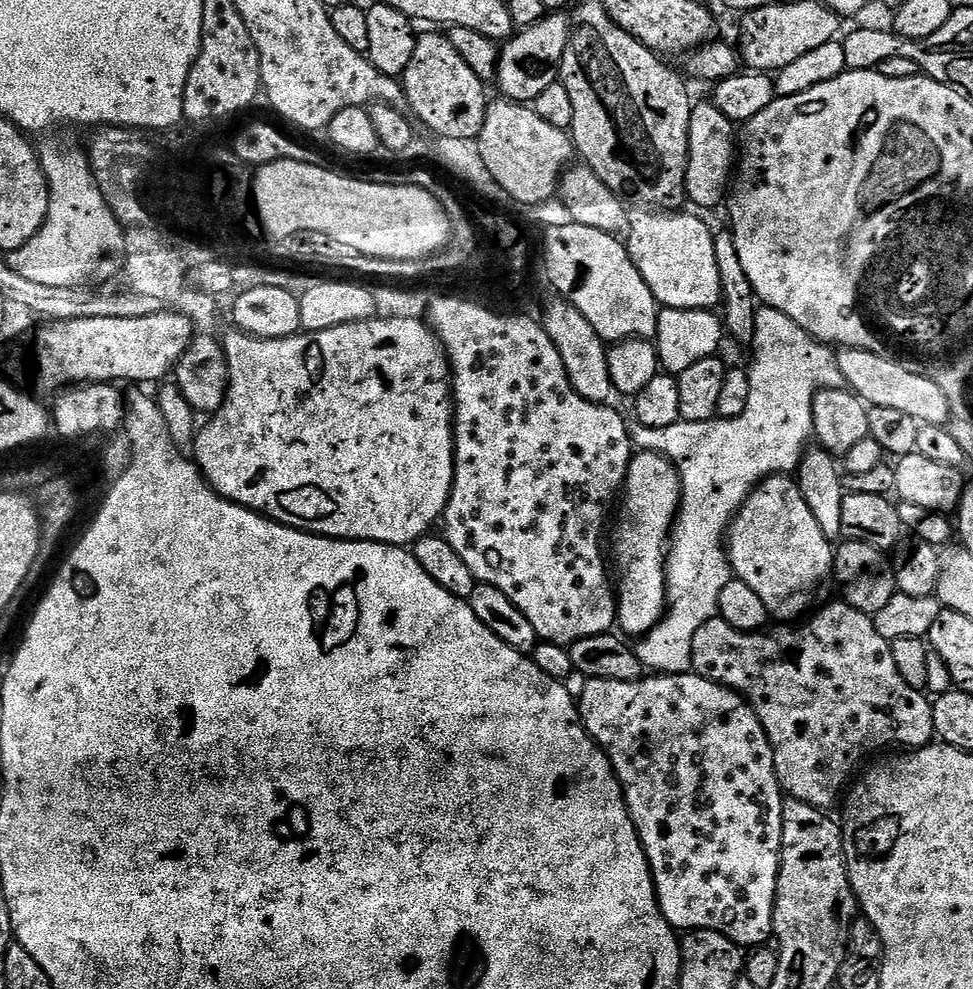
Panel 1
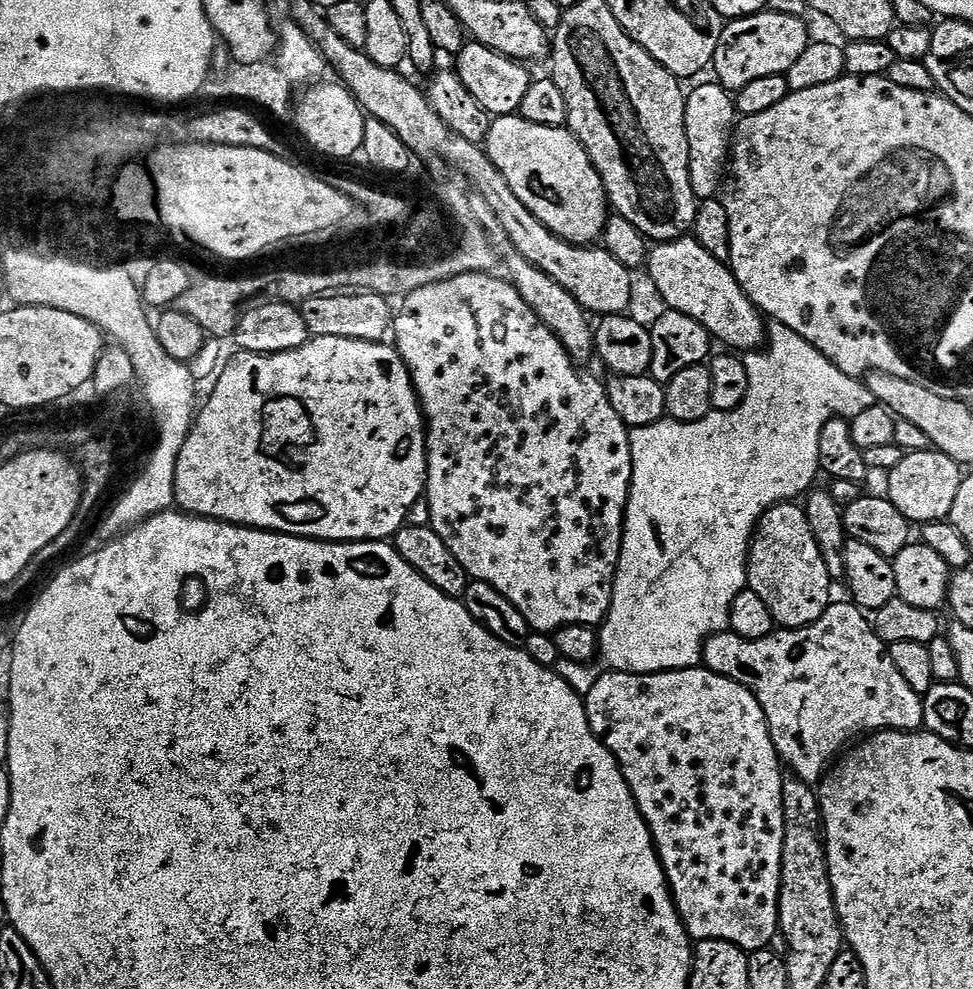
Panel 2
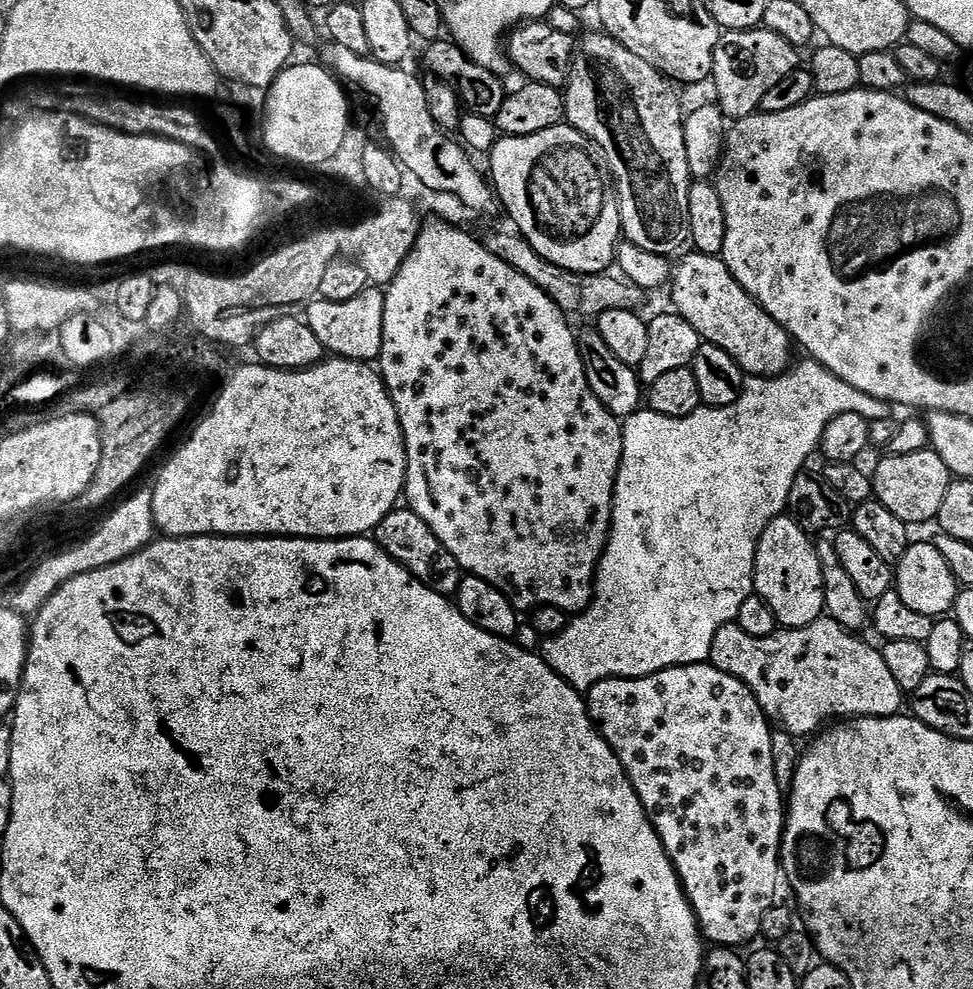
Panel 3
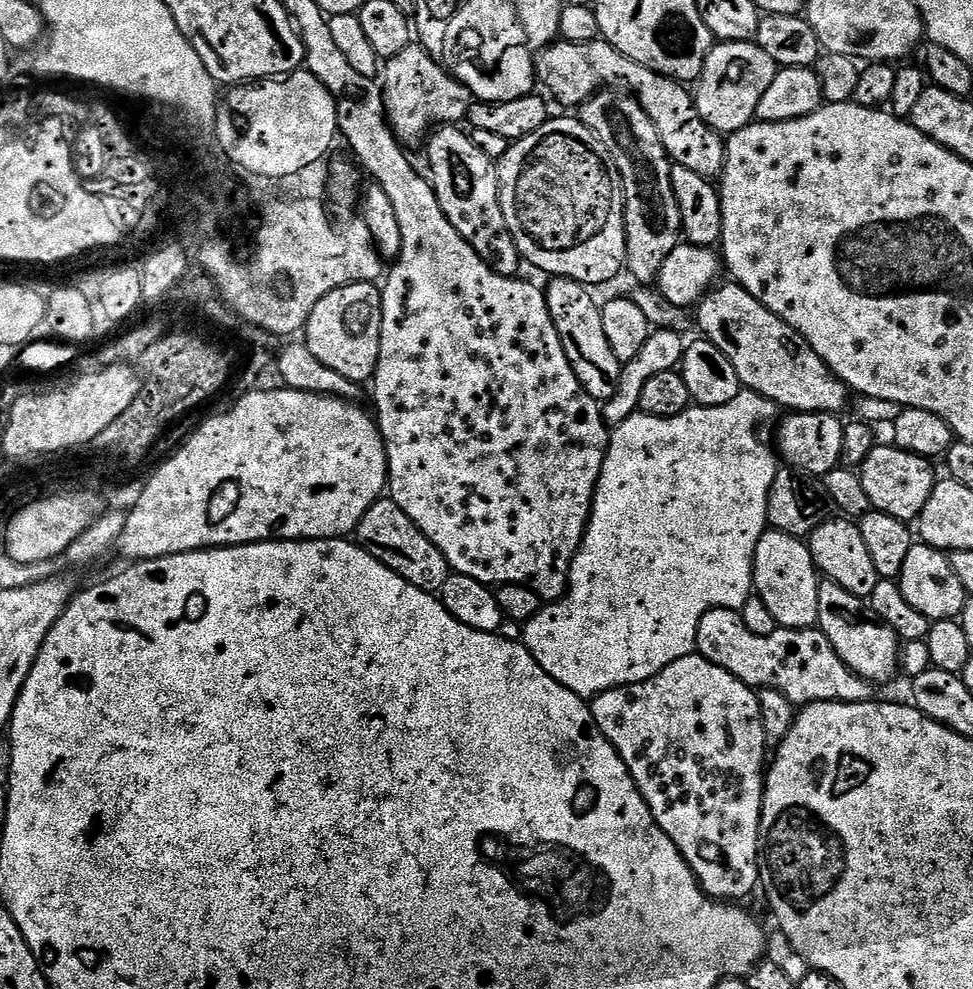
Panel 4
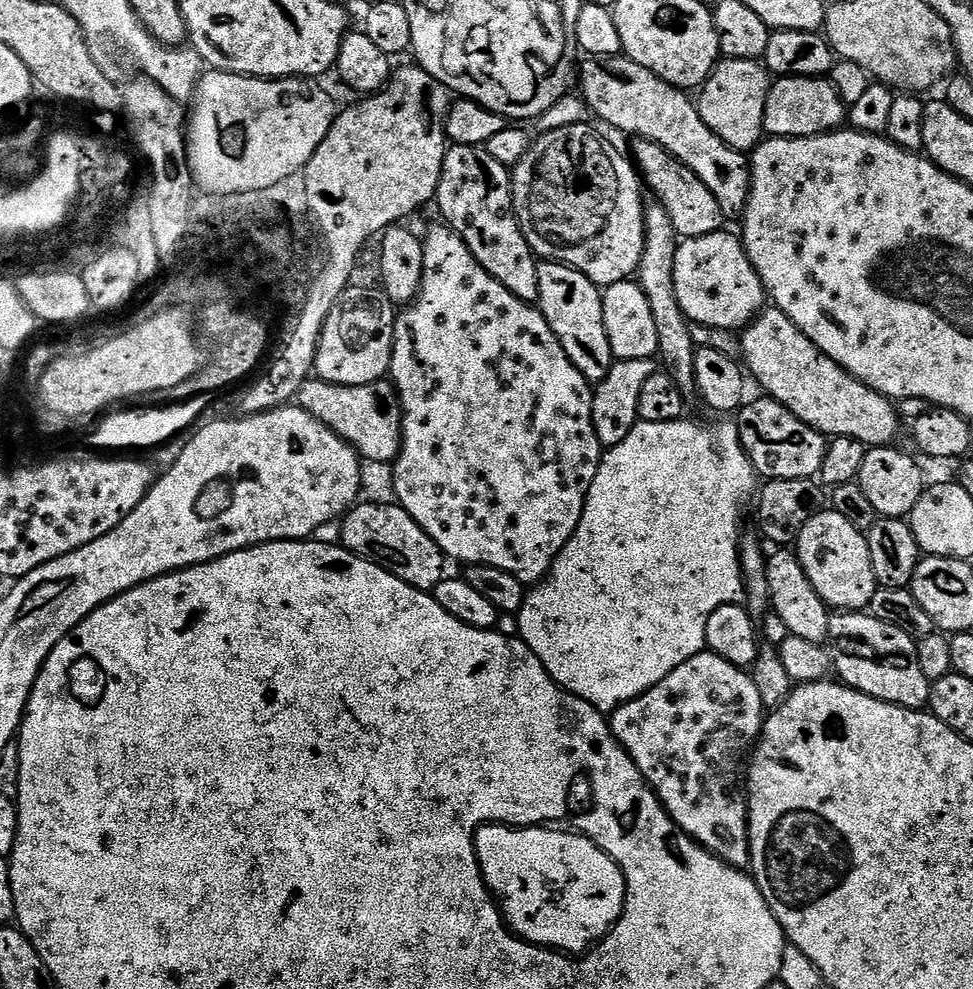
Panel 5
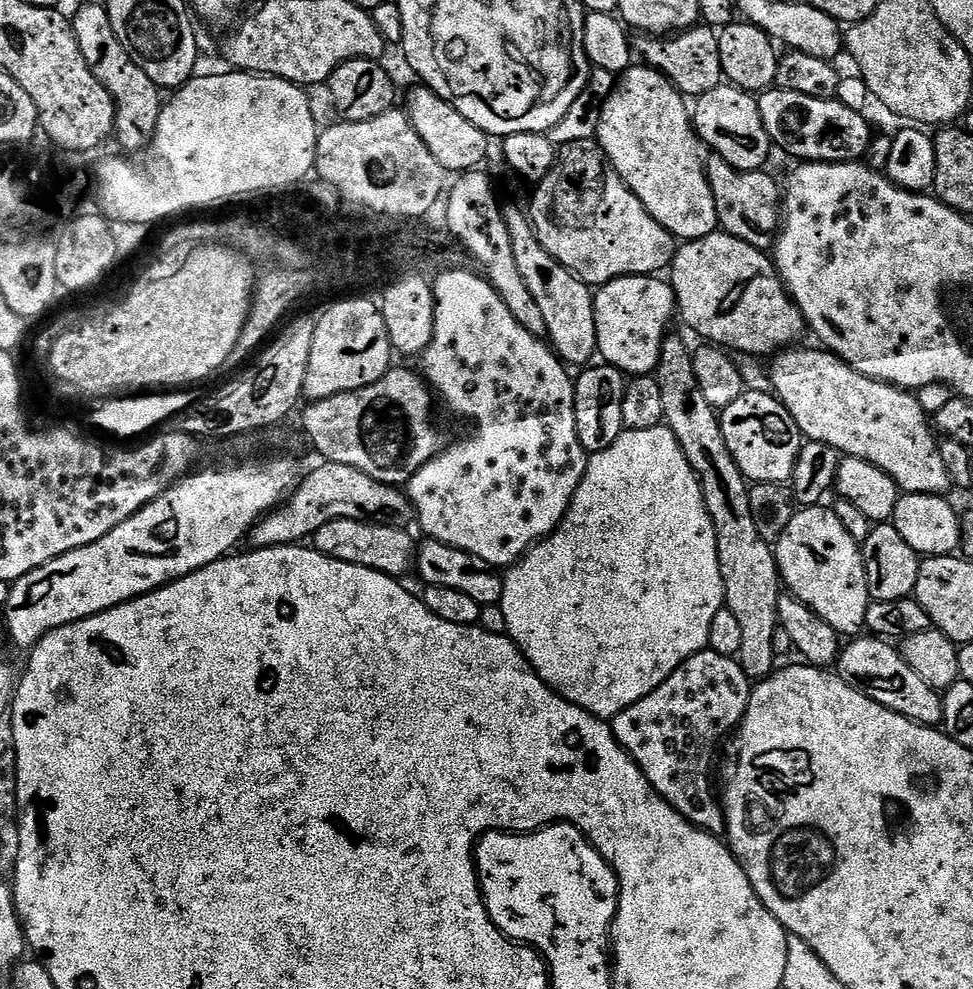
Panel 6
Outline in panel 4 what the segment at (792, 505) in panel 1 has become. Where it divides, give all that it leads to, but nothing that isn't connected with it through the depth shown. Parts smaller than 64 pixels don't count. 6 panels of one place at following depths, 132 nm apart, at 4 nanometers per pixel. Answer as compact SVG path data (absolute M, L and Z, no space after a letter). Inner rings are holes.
M775 530L764 533L752 559L752 582L755 595L766 604L781 629L817 627L821 579L812 552L801 537Z

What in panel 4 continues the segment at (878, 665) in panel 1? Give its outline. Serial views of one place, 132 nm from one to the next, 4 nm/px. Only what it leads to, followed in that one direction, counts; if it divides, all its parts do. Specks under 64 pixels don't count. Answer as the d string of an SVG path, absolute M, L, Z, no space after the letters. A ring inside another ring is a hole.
M712 608L700 623L696 652L722 666L722 670L734 674L734 678L753 690L783 689L788 680L788 701L797 706L818 702L861 704L864 700L873 699L873 685L850 670L846 662L842 662L824 632L816 628L790 628L784 635L788 636L788 640L783 635L759 637L747 629L746 622L737 609Z

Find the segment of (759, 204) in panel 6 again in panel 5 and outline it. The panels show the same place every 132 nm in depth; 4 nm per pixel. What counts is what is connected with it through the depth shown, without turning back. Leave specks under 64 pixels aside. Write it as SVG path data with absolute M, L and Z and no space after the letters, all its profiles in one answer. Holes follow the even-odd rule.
M626 55L619 56L597 56L583 61L584 69L579 69L580 92L584 95L584 104L600 120L605 120L612 128L617 128L620 132L629 132L632 138L649 140L658 146L662 146L674 159L682 162L694 173L714 194L714 202L718 202L718 210L725 221L739 221L744 214L744 208L748 204L748 185L750 183L750 168L745 157L738 150L734 150L706 122L702 122L700 112L695 103L687 100L685 93L674 85L668 84L662 78L658 78L646 66L638 66Z

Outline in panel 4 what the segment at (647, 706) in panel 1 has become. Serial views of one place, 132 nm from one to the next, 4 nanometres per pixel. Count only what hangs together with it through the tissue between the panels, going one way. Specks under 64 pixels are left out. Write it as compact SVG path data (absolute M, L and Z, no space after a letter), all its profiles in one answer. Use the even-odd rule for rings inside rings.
M693 654L686 658L678 658L678 662L670 662L670 666L666 666L666 670L662 670L654 678L650 678L641 684L631 684L630 686L622 686L615 688L609 692L603 692L602 695L595 697L590 704L592 713L594 714L594 722L598 722L598 730L602 730L602 734L606 734L606 738L616 748L617 754L622 758L622 762L626 762L626 766L630 770L630 774L634 778L634 782L638 786L638 790L642 794L642 798L646 802L646 806L650 806L650 814L654 814L654 818L658 822L658 826L664 831L670 839L674 842L676 849L682 854L682 858L692 867L692 872L696 879L700 882L700 887L717 902L744 902L748 895L755 890L756 887L761 887L762 884L762 833L760 830L760 823L762 822L762 810L764 809L764 782L766 779L766 765L770 760L770 741L766 730L762 724L762 710L760 709L759 695L753 689L749 688L747 684L743 684L738 678L734 678L734 674L730 674L726 670L722 670L722 666L718 666L714 662L710 662L705 656Z

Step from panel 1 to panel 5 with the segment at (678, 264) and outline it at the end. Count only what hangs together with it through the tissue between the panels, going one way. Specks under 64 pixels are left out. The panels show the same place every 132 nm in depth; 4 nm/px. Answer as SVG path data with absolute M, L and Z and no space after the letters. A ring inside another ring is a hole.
M765 307L743 329L740 342L742 360L751 379L753 376L771 399L789 408L814 430L828 438L854 438L866 446L888 446L895 441L892 439L902 427L896 404L881 392L867 388L861 380L855 380L845 368L839 368L829 356L822 354L781 308Z

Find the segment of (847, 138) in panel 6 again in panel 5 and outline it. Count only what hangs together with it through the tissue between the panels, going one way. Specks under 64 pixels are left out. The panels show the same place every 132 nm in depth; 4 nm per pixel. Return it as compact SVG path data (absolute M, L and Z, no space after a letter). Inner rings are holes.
M781 76L769 87L764 111L764 130L769 137L790 136L806 138L807 136L825 136L828 132L843 129L846 106L840 101L840 96L832 89L827 79L814 76Z

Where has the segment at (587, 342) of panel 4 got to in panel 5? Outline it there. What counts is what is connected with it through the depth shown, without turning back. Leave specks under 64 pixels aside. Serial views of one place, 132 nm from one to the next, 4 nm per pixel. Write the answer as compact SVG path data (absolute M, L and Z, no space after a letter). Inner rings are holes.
M540 262L536 265L538 307L546 318L550 330L558 338L562 350L566 350L566 358L590 382L599 382L614 363L612 347L606 334L606 326L602 318L601 289L590 278L581 276L566 264Z

